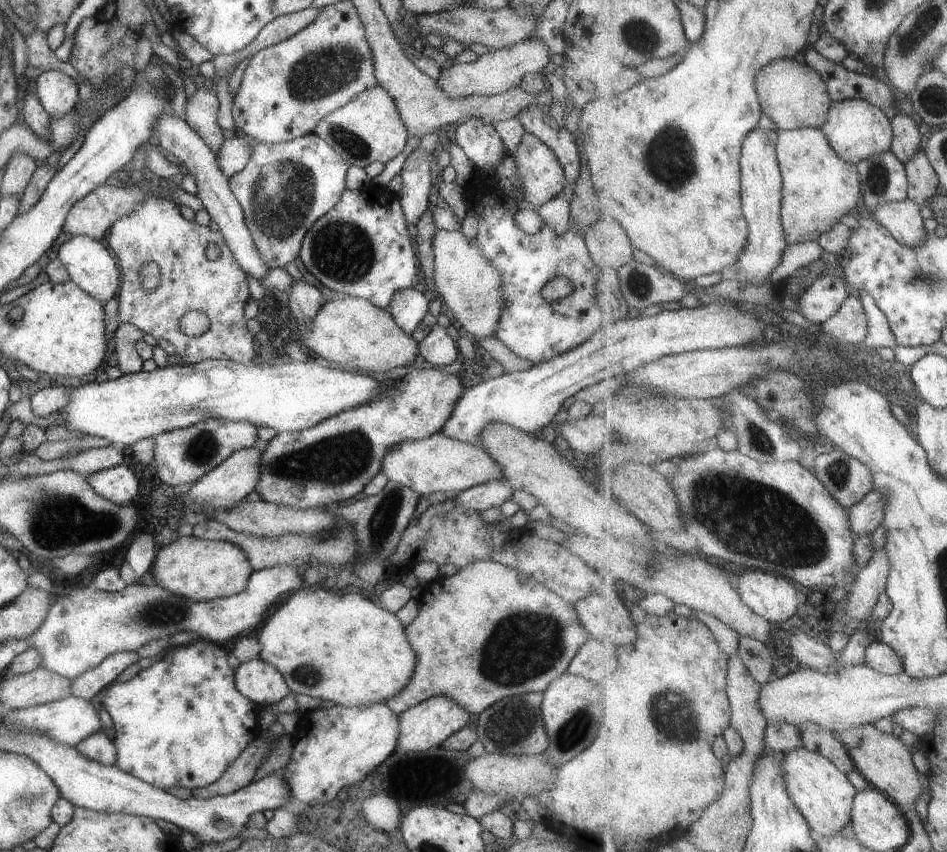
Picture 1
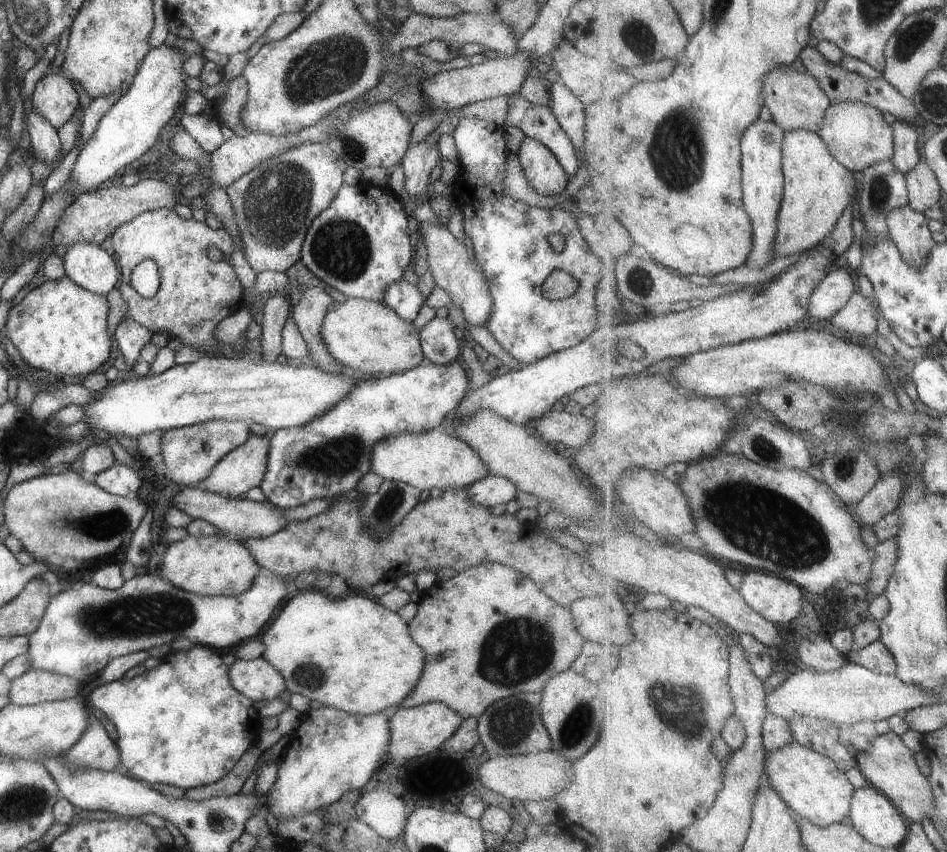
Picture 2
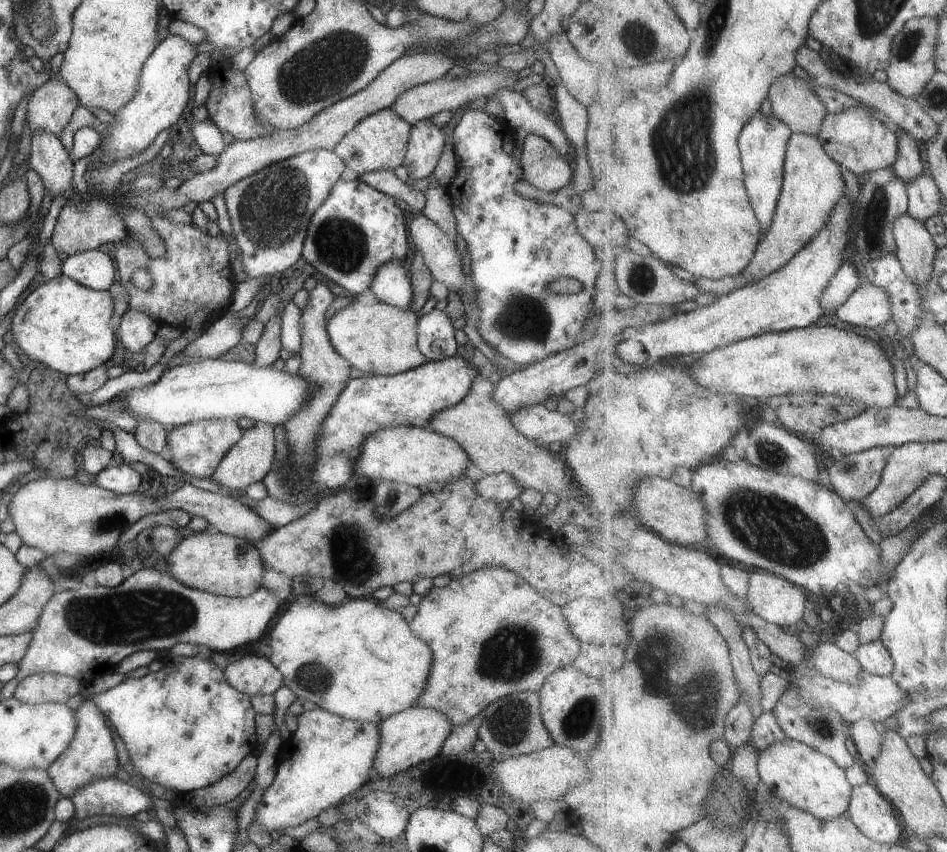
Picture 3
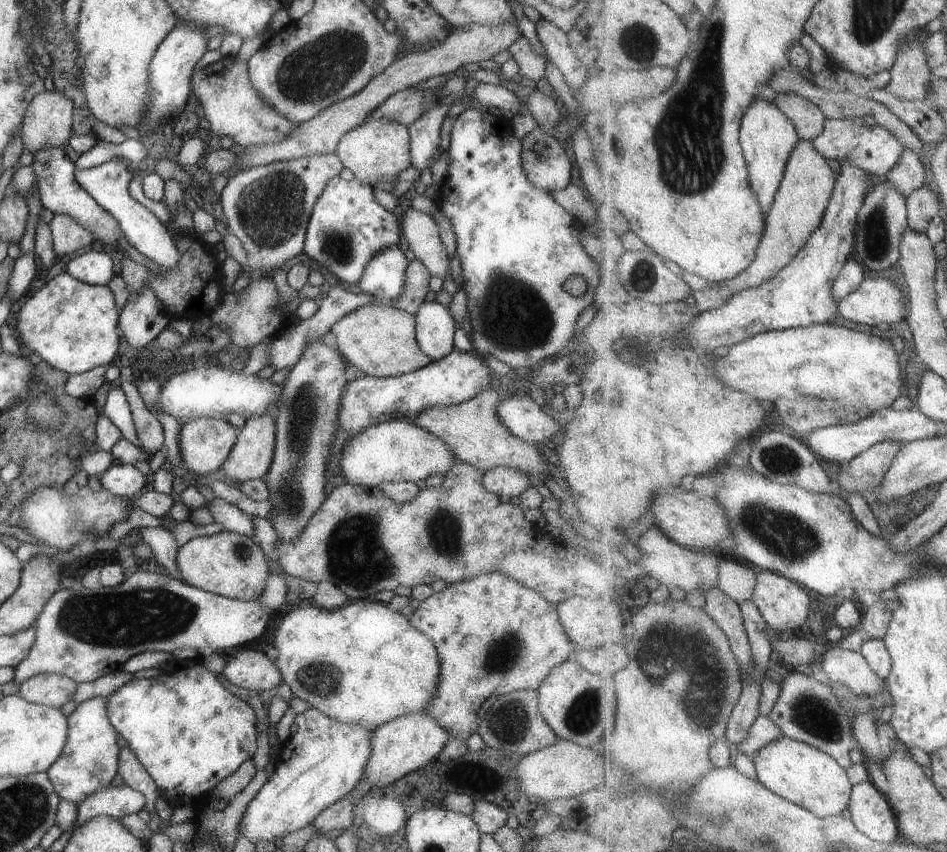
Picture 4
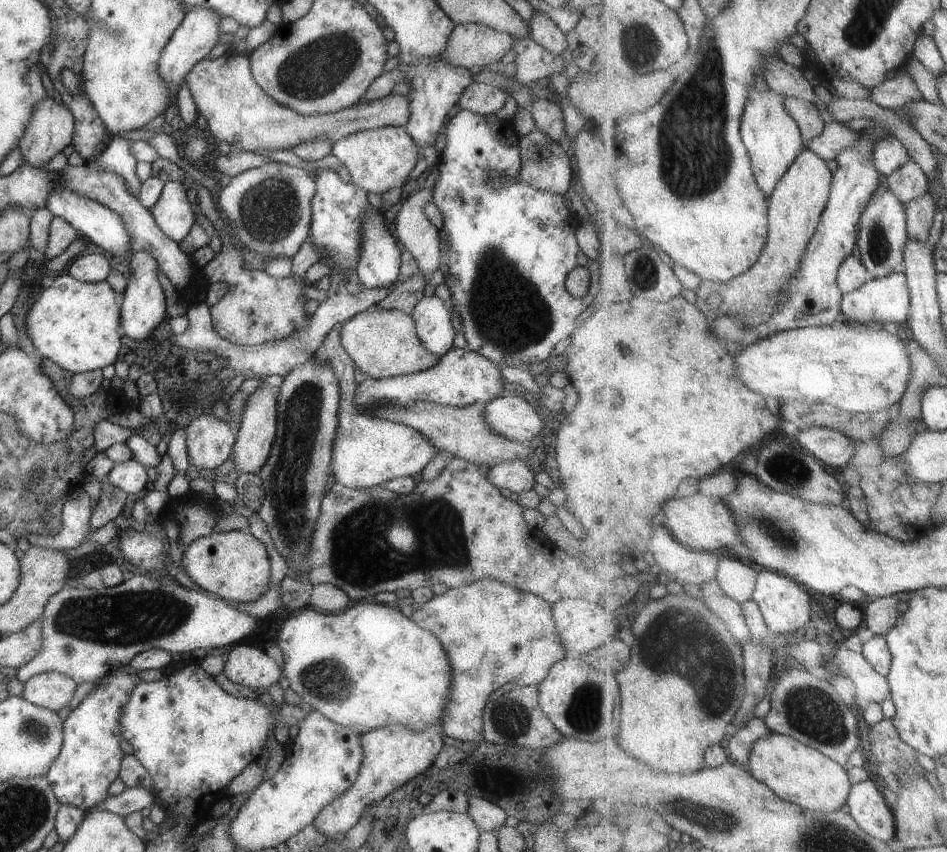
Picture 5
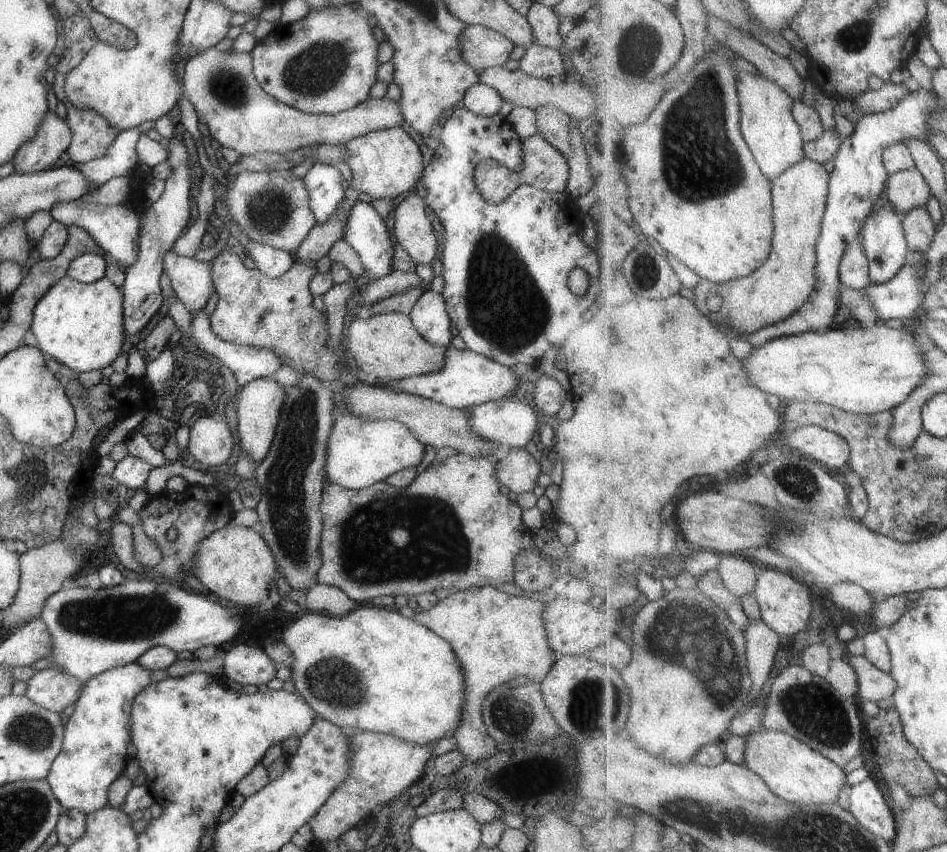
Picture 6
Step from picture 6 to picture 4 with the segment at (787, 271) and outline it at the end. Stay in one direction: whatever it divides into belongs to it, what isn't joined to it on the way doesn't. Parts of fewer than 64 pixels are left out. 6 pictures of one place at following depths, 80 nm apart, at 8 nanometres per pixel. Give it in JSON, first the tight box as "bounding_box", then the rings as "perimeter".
{"bounding_box":[693,139,837,313],"perimeter":[[[801,139],[797,143],[796,149],[791,153],[776,200],[766,215],[766,229],[756,254],[756,261],[734,279],[718,281],[704,291],[693,292],[696,307],[701,313],[717,310],[725,306],[735,295],[773,280],[795,260],[824,220],[836,188],[837,172],[829,166],[829,159],[816,149],[812,141]]]}

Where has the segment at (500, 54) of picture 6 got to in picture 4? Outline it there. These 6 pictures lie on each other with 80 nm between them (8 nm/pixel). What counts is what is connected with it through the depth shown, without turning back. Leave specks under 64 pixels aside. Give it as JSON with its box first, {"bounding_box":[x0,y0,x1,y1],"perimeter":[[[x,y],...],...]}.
{"bounding_box":[225,23,521,177],"perimeter":[[[471,23],[462,27],[456,27],[444,38],[444,41],[436,47],[426,51],[415,51],[405,53],[405,56],[392,62],[383,72],[375,75],[367,84],[354,95],[346,99],[329,105],[319,111],[313,118],[299,123],[295,129],[284,138],[280,143],[274,145],[253,146],[245,148],[233,147],[235,156],[238,158],[238,166],[228,171],[225,177],[233,176],[237,171],[257,165],[266,165],[273,161],[288,161],[309,155],[326,155],[335,150],[335,145],[339,142],[344,132],[361,124],[368,116],[368,112],[379,106],[388,96],[394,92],[402,91],[411,87],[421,80],[427,80],[432,76],[454,72],[459,66],[467,62],[479,62],[480,60],[491,59],[498,52],[508,50],[515,39],[521,35],[517,24],[500,24],[487,26]]]}

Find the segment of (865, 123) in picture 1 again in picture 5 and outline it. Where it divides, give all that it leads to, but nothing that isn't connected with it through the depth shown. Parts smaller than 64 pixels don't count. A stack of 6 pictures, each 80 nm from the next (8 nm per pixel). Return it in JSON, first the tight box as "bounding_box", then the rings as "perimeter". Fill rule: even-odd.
{"bounding_box":[806,120,912,177],"perimeter":[[[833,120],[831,123],[826,124],[824,133],[820,137],[809,141],[806,146],[824,161],[836,160],[839,153],[852,147],[855,139],[861,135],[861,132],[856,133],[847,130],[843,123]],[[885,137],[876,143],[874,165],[886,177],[891,176],[911,160],[912,156],[909,154],[908,148],[897,137]]]}

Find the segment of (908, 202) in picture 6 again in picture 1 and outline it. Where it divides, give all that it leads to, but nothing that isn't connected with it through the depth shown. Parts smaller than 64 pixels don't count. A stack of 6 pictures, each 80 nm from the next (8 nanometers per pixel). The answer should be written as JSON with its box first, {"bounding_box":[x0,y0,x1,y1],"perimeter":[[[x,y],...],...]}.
{"bounding_box":[892,112,921,166],"perimeter":[[[911,112],[897,113],[892,120],[892,153],[906,166],[919,153],[921,134],[911,119]]]}

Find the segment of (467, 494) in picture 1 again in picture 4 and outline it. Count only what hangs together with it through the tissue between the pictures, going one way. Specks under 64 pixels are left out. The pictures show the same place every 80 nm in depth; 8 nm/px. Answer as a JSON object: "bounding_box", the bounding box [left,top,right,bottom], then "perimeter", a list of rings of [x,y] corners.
{"bounding_box":[481,467,531,499],"perimeter":[[[495,467],[484,472],[481,482],[487,492],[513,499],[531,485],[527,477],[517,469]]]}

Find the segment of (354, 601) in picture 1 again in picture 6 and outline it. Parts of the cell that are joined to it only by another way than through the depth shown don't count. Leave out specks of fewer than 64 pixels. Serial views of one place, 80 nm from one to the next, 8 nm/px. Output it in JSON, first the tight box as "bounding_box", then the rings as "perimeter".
{"bounding_box":[282,605,464,746],"perimeter":[[[373,605],[357,607],[342,617],[306,611],[301,618],[294,619],[285,628],[282,639],[293,657],[289,670],[294,682],[294,690],[303,697],[303,700],[316,712],[317,716],[338,727],[353,726],[353,728],[359,728],[362,731],[385,733],[414,745],[433,746],[440,741],[451,742],[451,734],[460,724],[461,709],[464,703],[462,691],[464,676],[449,643],[439,638],[432,630],[417,624],[412,618],[402,616],[394,608],[382,608]]]}

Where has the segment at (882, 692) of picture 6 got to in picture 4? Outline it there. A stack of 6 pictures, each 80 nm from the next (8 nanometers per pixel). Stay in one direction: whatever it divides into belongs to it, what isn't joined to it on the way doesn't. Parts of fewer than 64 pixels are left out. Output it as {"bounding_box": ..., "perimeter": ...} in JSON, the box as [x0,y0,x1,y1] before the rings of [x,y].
{"bounding_box":[820,643,886,697],"perimeter":[[[838,643],[827,644],[820,656],[820,663],[831,682],[845,683],[859,697],[877,695],[886,686],[860,652],[841,649]]]}

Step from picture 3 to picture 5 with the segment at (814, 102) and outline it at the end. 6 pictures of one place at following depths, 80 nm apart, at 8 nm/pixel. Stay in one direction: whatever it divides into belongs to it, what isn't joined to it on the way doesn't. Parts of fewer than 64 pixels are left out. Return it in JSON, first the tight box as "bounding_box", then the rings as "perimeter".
{"bounding_box":[785,97,826,144],"perimeter":[[[785,97],[785,104],[789,114],[800,124],[805,144],[824,133],[826,124],[811,101],[797,97]]]}

